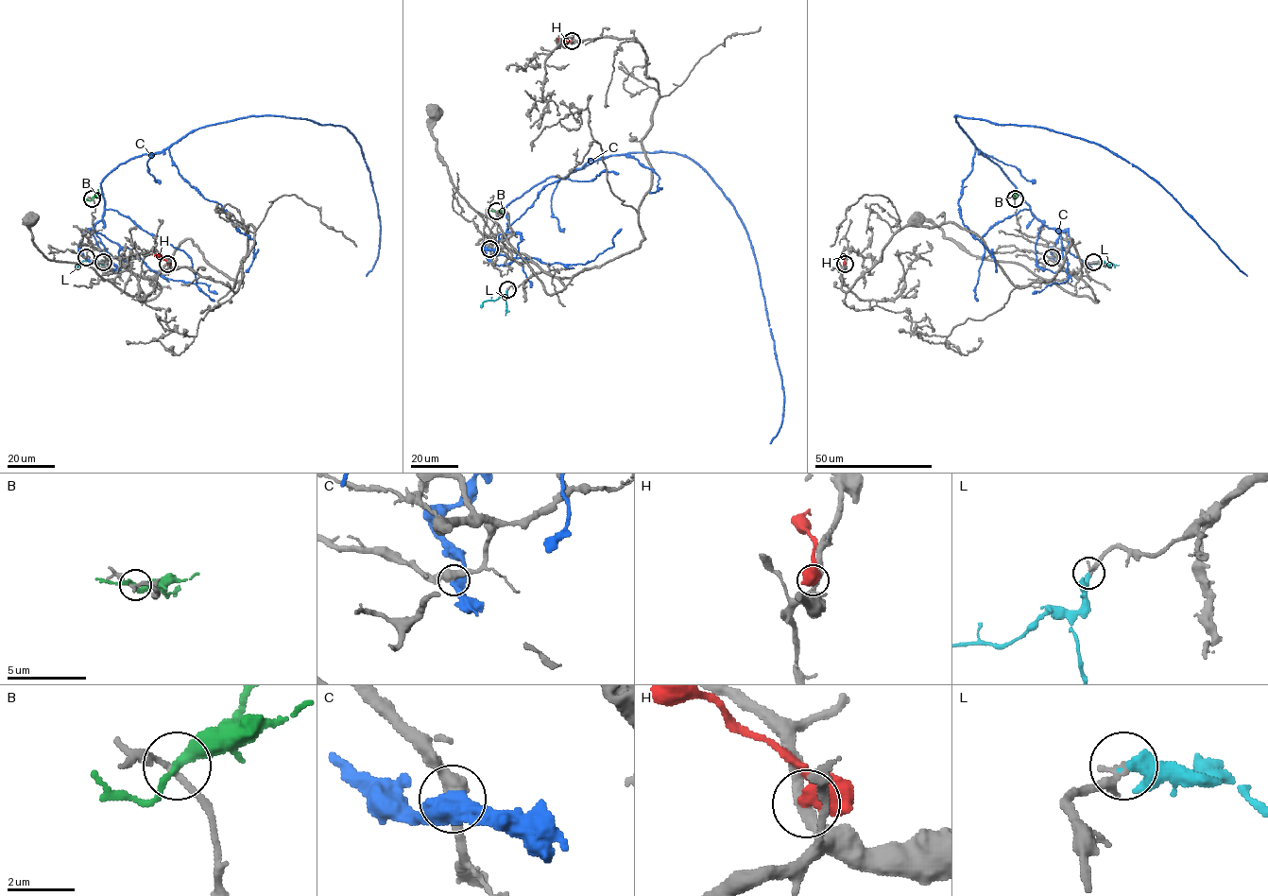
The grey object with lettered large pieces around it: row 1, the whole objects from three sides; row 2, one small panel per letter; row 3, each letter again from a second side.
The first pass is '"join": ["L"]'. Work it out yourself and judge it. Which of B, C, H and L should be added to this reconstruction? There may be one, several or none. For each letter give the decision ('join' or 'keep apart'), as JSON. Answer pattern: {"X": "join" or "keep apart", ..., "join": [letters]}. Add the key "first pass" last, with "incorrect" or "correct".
{"B": "keep apart", "C": "keep apart", "H": "keep apart", "L": "join", "join": ["L"], "first pass": "correct"}

